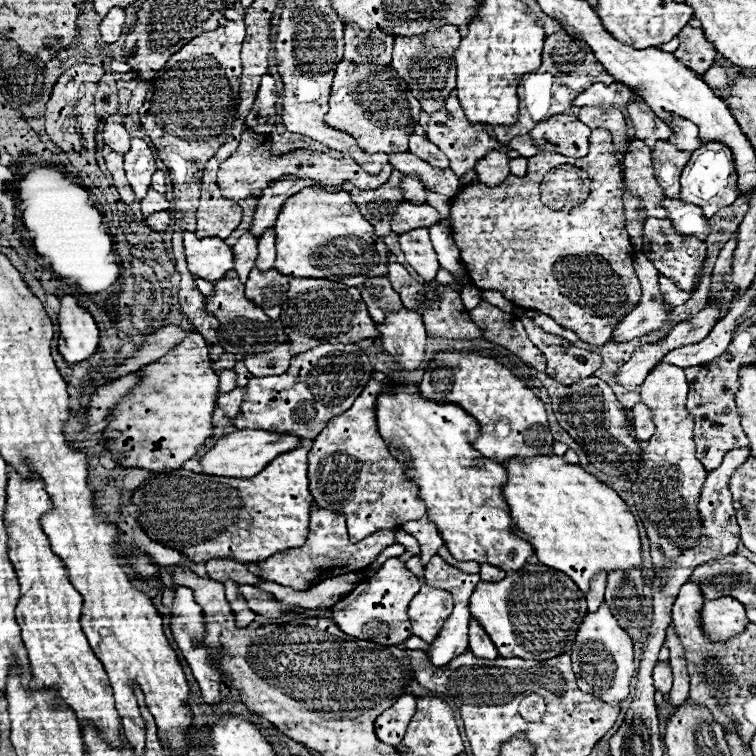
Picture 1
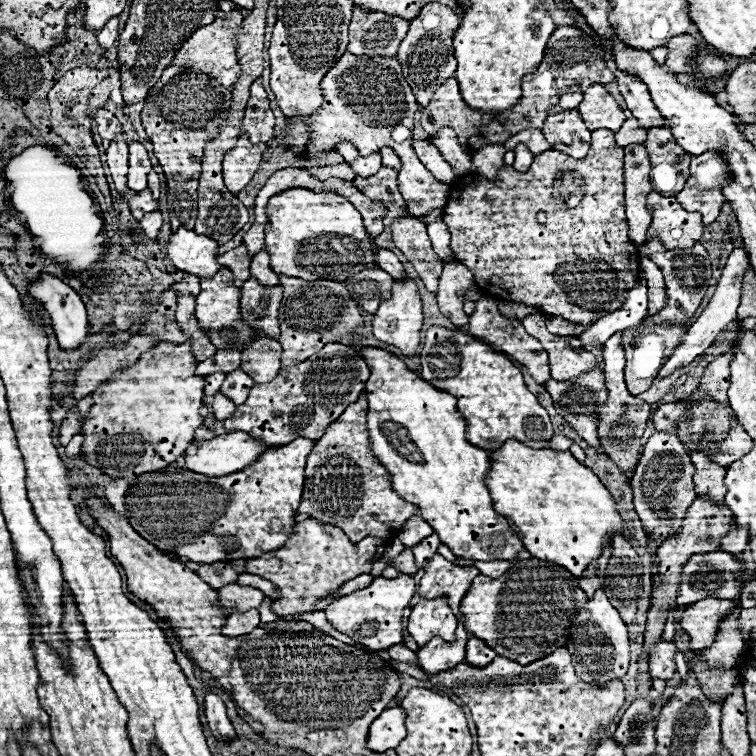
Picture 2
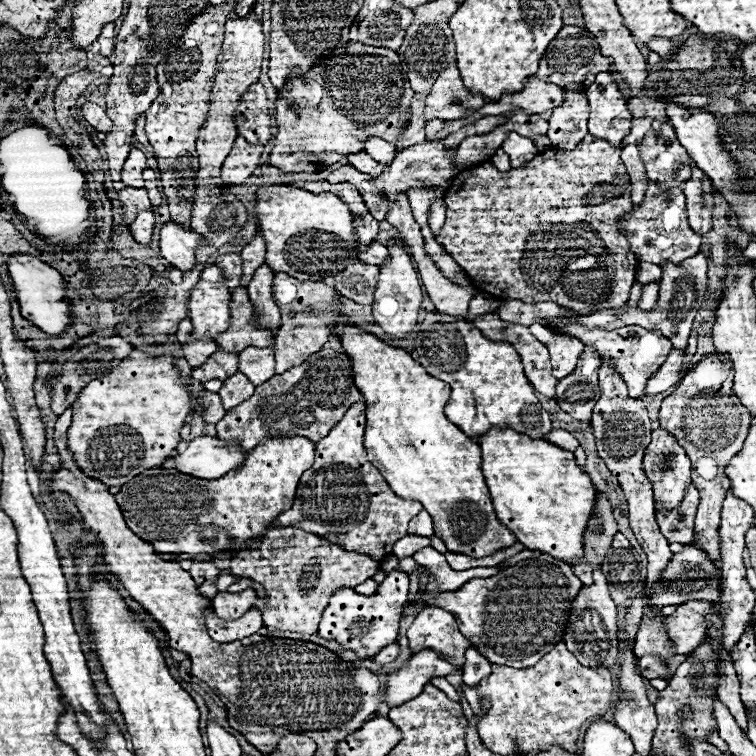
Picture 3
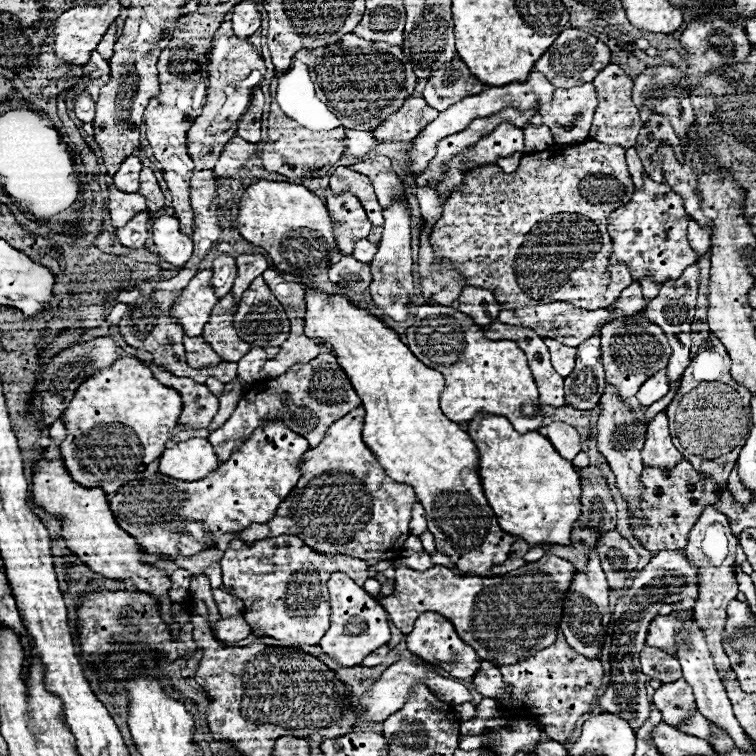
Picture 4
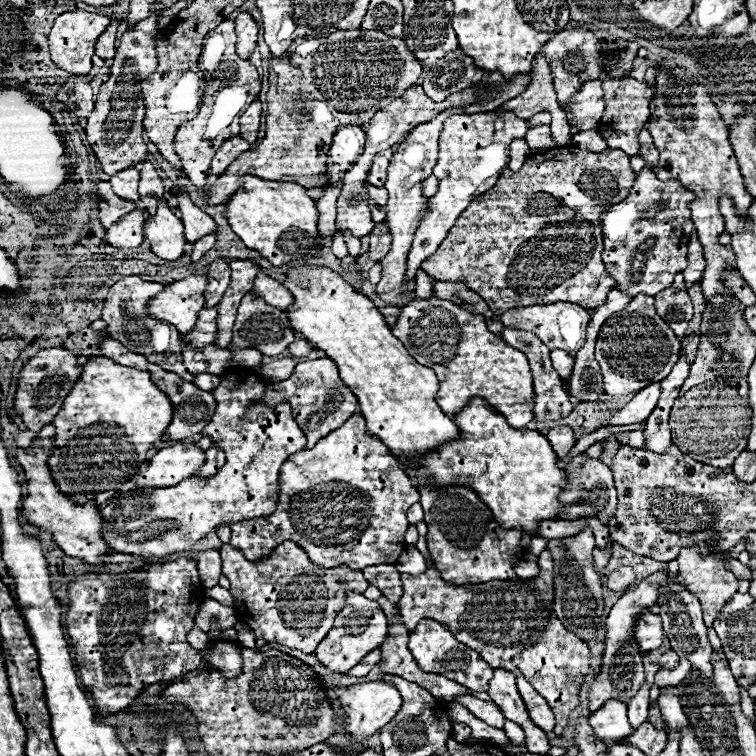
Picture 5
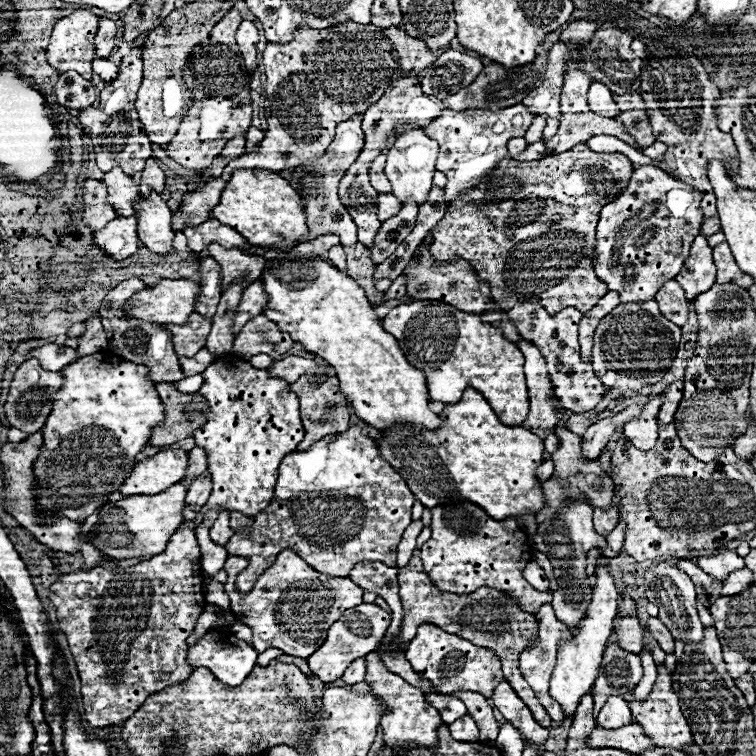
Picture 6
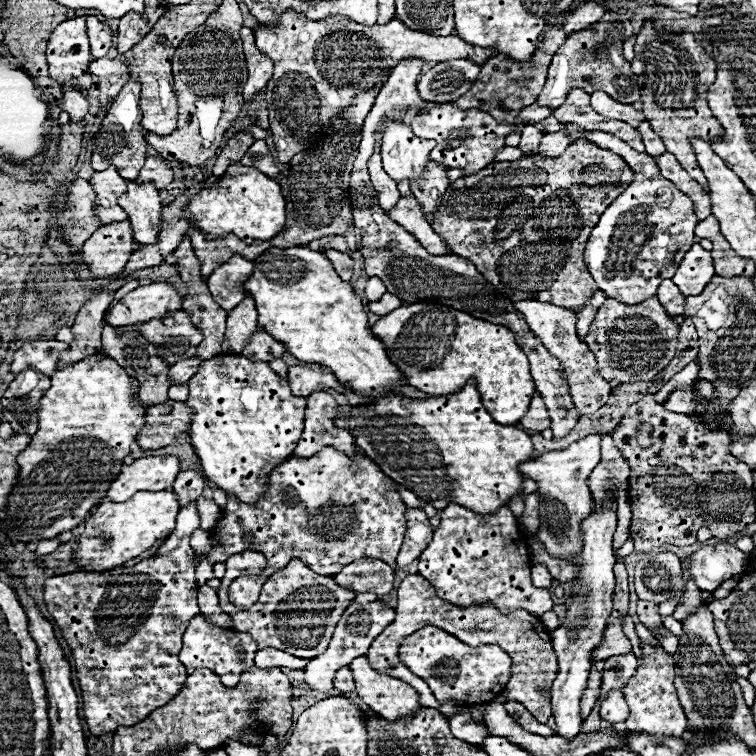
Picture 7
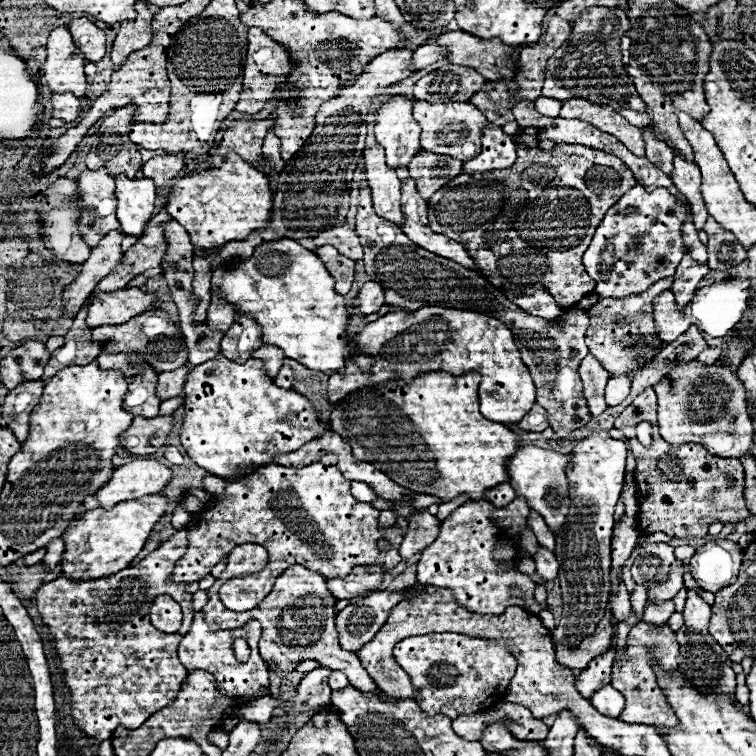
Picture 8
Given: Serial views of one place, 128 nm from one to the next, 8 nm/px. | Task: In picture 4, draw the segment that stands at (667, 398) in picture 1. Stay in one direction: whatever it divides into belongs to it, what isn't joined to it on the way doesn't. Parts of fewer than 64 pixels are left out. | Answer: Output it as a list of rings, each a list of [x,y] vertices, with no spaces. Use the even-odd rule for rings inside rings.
[[[658,412],[646,430],[646,442],[642,448],[644,464],[656,466],[656,468],[672,468],[676,460],[682,458],[682,454],[674,448],[668,432],[668,418],[664,412]]]

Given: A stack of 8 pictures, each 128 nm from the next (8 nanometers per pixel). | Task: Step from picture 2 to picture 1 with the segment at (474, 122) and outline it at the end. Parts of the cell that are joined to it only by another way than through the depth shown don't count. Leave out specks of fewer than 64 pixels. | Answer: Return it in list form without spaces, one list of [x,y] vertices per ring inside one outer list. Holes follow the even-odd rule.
[[[454,94],[444,96],[442,110],[430,114],[430,118],[428,118],[428,128],[426,128],[426,138],[432,140],[432,144],[436,144],[438,148],[442,148],[442,152],[450,158],[450,168],[456,172],[458,178],[462,178],[466,172],[470,172],[470,170],[474,168],[476,160],[480,160],[480,158],[482,158],[486,152],[490,152],[490,150],[504,150],[504,152],[518,150],[524,158],[530,158],[530,156],[534,156],[536,152],[540,152],[538,148],[532,146],[534,142],[530,140],[530,134],[514,136],[508,144],[500,144],[498,140],[490,138],[490,136],[484,132],[484,126],[482,126],[482,124],[472,124],[470,120],[466,120],[464,110],[460,108],[460,102],[456,100]]]

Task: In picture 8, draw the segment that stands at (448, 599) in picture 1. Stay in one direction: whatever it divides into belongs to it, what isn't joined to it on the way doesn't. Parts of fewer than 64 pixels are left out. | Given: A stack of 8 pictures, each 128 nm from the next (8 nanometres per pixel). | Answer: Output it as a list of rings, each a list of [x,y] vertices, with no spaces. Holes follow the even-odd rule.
[[[456,632],[404,638],[396,644],[394,658],[410,676],[416,688],[414,700],[426,716],[444,714],[458,718],[462,714],[484,712],[504,700],[508,684],[516,672],[516,658],[508,644]]]

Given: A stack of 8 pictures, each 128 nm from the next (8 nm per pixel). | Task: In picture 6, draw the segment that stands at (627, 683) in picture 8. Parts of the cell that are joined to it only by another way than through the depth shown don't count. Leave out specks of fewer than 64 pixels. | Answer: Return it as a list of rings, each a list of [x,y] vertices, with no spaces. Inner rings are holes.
[[[662,664],[658,666],[658,678],[656,684],[652,686],[652,692],[648,694],[646,700],[638,700],[634,694],[624,694],[624,700],[630,704],[632,710],[632,720],[634,724],[640,724],[644,728],[644,734],[652,738],[654,746],[666,746],[666,748],[684,748],[692,744],[692,732],[688,728],[688,722],[684,720],[684,714],[678,704],[678,696],[672,692],[672,678],[668,668]]]

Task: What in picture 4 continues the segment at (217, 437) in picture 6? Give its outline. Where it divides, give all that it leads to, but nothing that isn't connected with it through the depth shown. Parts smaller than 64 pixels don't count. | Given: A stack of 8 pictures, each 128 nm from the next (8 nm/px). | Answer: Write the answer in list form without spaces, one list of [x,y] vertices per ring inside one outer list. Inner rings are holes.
[[[274,418],[260,424],[250,438],[204,480],[188,484],[152,474],[150,478],[124,484],[108,502],[118,526],[136,538],[142,552],[194,556],[212,548],[226,532],[236,534],[242,528],[248,528],[248,524],[268,522],[276,514],[284,496],[296,486],[300,478],[300,456],[308,448],[304,436],[296,436],[284,420]]]

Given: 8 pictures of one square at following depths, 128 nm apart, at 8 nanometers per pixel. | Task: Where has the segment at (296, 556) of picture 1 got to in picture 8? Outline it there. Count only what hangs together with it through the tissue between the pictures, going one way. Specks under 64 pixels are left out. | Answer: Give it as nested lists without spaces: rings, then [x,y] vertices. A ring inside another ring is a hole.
[[[252,542],[236,546],[228,558],[226,570],[216,578],[214,586],[208,588],[208,602],[202,608],[206,624],[212,630],[220,630],[220,628],[224,630],[224,628],[240,628],[240,624],[246,624],[248,620],[256,618],[262,624],[259,653],[264,658],[264,662],[268,664],[270,672],[276,672],[278,676],[286,676],[288,672],[296,670],[296,666],[302,660],[318,660],[326,668],[342,670],[354,688],[360,688],[362,692],[386,696],[384,692],[380,692],[376,688],[376,684],[372,682],[368,672],[362,668],[360,660],[352,652],[344,652],[340,648],[340,644],[336,640],[336,630],[334,630],[334,616],[336,616],[334,604],[336,604],[336,600],[326,588],[326,578],[320,576],[318,572],[312,572],[312,570],[298,566],[298,564],[294,568],[288,568],[288,572],[284,572],[280,578],[276,578],[276,586],[272,588],[268,598],[264,598],[264,602],[258,604],[256,610],[232,612],[232,610],[226,610],[222,606],[222,602],[218,598],[218,590],[226,580],[230,580],[232,576],[240,576],[240,574],[260,572],[264,569],[264,564],[267,563],[268,553],[264,546],[252,544]]]

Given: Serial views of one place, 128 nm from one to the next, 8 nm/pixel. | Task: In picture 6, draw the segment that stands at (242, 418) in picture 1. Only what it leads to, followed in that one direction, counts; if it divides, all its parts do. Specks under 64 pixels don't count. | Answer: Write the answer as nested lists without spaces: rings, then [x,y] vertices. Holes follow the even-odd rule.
[[[330,370],[328,380],[322,382],[322,384],[318,384],[318,386],[310,384],[306,378],[300,378],[298,382],[290,384],[290,388],[300,398],[300,418],[304,422],[304,430],[306,430],[306,436],[300,442],[300,450],[308,450],[314,442],[318,442],[318,440],[322,440],[326,436],[334,436],[334,434],[346,432],[350,428],[348,400],[338,390],[338,378],[336,378],[334,370]],[[204,472],[202,478],[194,480],[188,488],[188,494],[186,494],[186,508],[184,508],[184,522],[182,526],[176,530],[176,534],[170,538],[168,546],[164,552],[152,556],[150,560],[146,562],[140,562],[136,566],[130,566],[130,568],[102,568],[102,566],[96,566],[92,570],[76,570],[76,572],[70,572],[70,574],[64,574],[60,576],[52,586],[50,586],[50,600],[56,608],[56,618],[60,622],[60,628],[62,632],[66,634],[68,638],[68,644],[70,644],[70,650],[72,650],[72,656],[76,660],[76,666],[78,666],[78,674],[80,674],[80,680],[82,680],[82,698],[84,698],[84,716],[86,716],[86,722],[92,726],[92,728],[106,728],[106,726],[116,726],[116,724],[122,724],[126,722],[144,702],[148,696],[172,686],[172,684],[178,684],[182,680],[186,680],[190,674],[192,674],[192,668],[188,668],[186,664],[186,638],[192,634],[194,626],[196,626],[196,620],[200,616],[200,612],[204,610],[204,580],[202,580],[202,574],[200,574],[200,548],[198,548],[198,542],[196,542],[196,534],[194,534],[194,520],[196,520],[196,514],[202,510],[202,506],[206,504],[208,496],[210,496],[210,488],[212,488],[212,482],[210,482],[210,476],[208,472]]]

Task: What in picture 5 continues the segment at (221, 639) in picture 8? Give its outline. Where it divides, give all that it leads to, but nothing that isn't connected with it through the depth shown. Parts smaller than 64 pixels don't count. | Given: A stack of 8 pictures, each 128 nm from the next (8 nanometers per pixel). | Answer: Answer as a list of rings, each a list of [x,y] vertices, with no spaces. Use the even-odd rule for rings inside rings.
[[[210,642],[208,648],[200,652],[204,662],[218,670],[224,678],[236,678],[242,668],[242,646],[238,642]]]

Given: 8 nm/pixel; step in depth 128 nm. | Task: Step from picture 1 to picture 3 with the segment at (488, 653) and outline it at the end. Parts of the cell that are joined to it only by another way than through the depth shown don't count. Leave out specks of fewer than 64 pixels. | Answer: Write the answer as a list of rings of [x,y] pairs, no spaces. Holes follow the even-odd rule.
[[[470,648],[466,652],[466,666],[462,672],[464,672],[464,684],[474,688],[480,684],[480,680],[490,676],[492,664],[484,656],[480,656],[480,652],[476,648]]]

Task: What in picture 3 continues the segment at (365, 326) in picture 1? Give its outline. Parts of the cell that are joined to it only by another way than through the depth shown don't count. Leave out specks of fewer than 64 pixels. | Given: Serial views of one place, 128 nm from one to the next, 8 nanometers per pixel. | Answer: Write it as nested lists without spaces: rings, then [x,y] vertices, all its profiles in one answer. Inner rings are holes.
[[[284,272],[274,274],[274,300],[282,310],[282,326],[276,336],[276,374],[284,374],[288,368],[308,360],[310,354],[322,350],[328,336],[332,334],[330,324],[336,322],[342,312],[336,300],[338,292],[324,282],[300,282]]]

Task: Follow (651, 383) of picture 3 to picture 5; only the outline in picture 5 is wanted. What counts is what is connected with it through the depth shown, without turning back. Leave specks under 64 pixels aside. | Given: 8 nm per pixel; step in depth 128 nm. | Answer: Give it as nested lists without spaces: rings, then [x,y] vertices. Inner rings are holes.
[[[650,384],[646,388],[642,388],[626,406],[622,406],[606,424],[604,428],[616,428],[616,426],[628,426],[628,424],[636,424],[636,422],[644,422],[652,408],[656,406],[656,400],[660,396],[660,384]]]

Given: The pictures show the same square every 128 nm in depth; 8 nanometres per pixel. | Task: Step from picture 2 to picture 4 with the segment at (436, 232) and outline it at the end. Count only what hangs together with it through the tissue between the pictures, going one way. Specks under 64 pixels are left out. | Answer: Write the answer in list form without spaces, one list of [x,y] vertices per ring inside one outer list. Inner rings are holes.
[[[430,186],[418,188],[416,190],[416,198],[420,204],[420,212],[428,222],[436,222],[442,216],[442,208],[440,208],[440,200],[436,198],[436,190]]]

